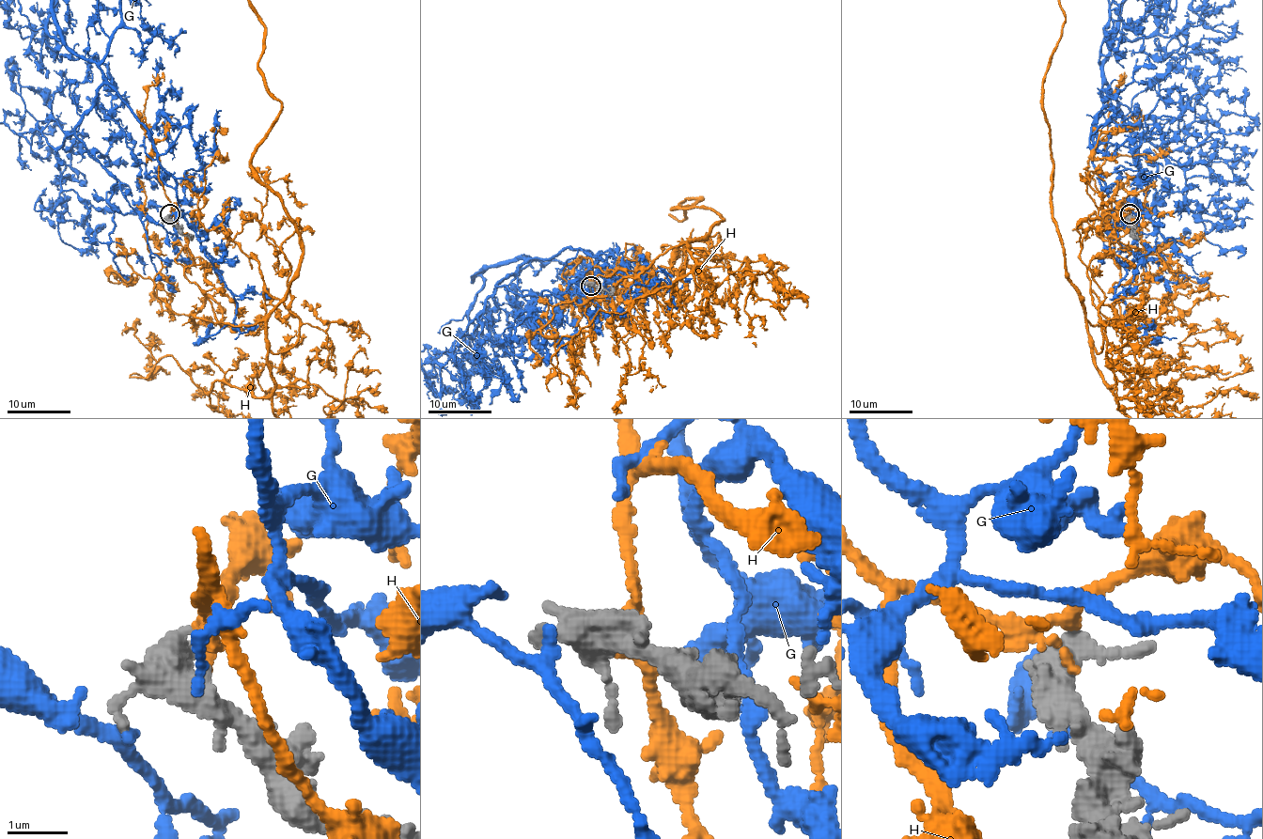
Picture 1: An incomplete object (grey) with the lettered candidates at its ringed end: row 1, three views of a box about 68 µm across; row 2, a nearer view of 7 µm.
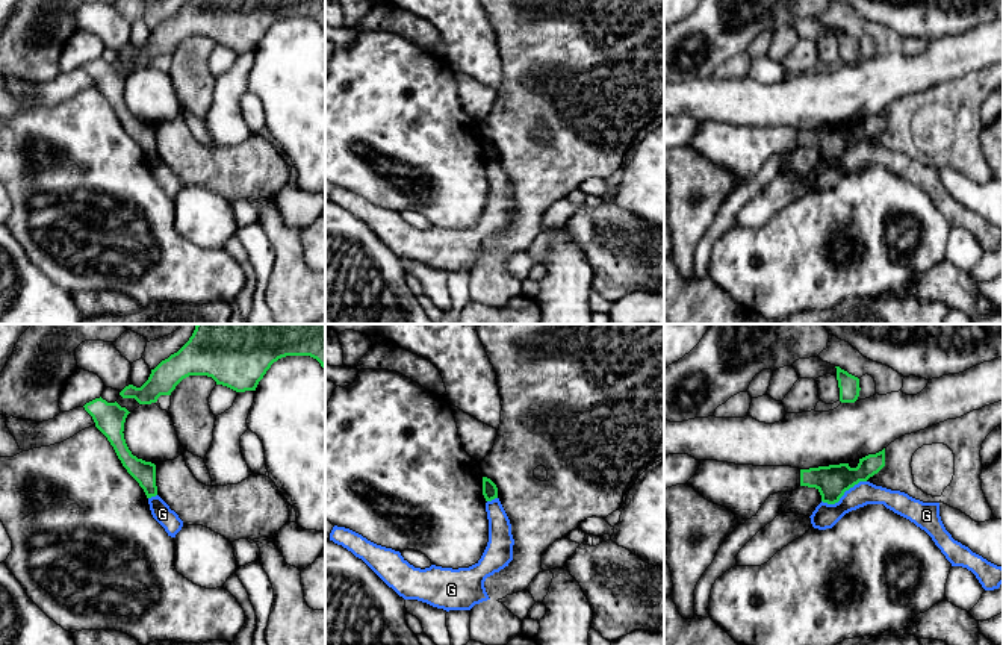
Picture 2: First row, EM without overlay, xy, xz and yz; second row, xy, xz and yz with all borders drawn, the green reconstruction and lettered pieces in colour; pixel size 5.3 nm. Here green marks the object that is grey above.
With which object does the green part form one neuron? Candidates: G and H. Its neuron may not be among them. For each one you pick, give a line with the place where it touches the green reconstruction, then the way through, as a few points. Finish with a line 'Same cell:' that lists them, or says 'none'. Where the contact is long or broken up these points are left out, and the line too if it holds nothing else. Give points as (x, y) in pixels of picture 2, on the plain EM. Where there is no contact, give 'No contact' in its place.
H: No contact
Same cell: H

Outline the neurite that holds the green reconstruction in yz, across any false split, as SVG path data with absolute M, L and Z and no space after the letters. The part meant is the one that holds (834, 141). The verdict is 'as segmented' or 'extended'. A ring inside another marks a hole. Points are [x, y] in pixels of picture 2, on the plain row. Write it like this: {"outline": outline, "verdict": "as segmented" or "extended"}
{"outline": "M885 109L876 115L859 120L856 129L849 124L800 130L800 147L815 148L821 162L835 165L846 151L867 142L885 127Z", "verdict": "as segmented"}

